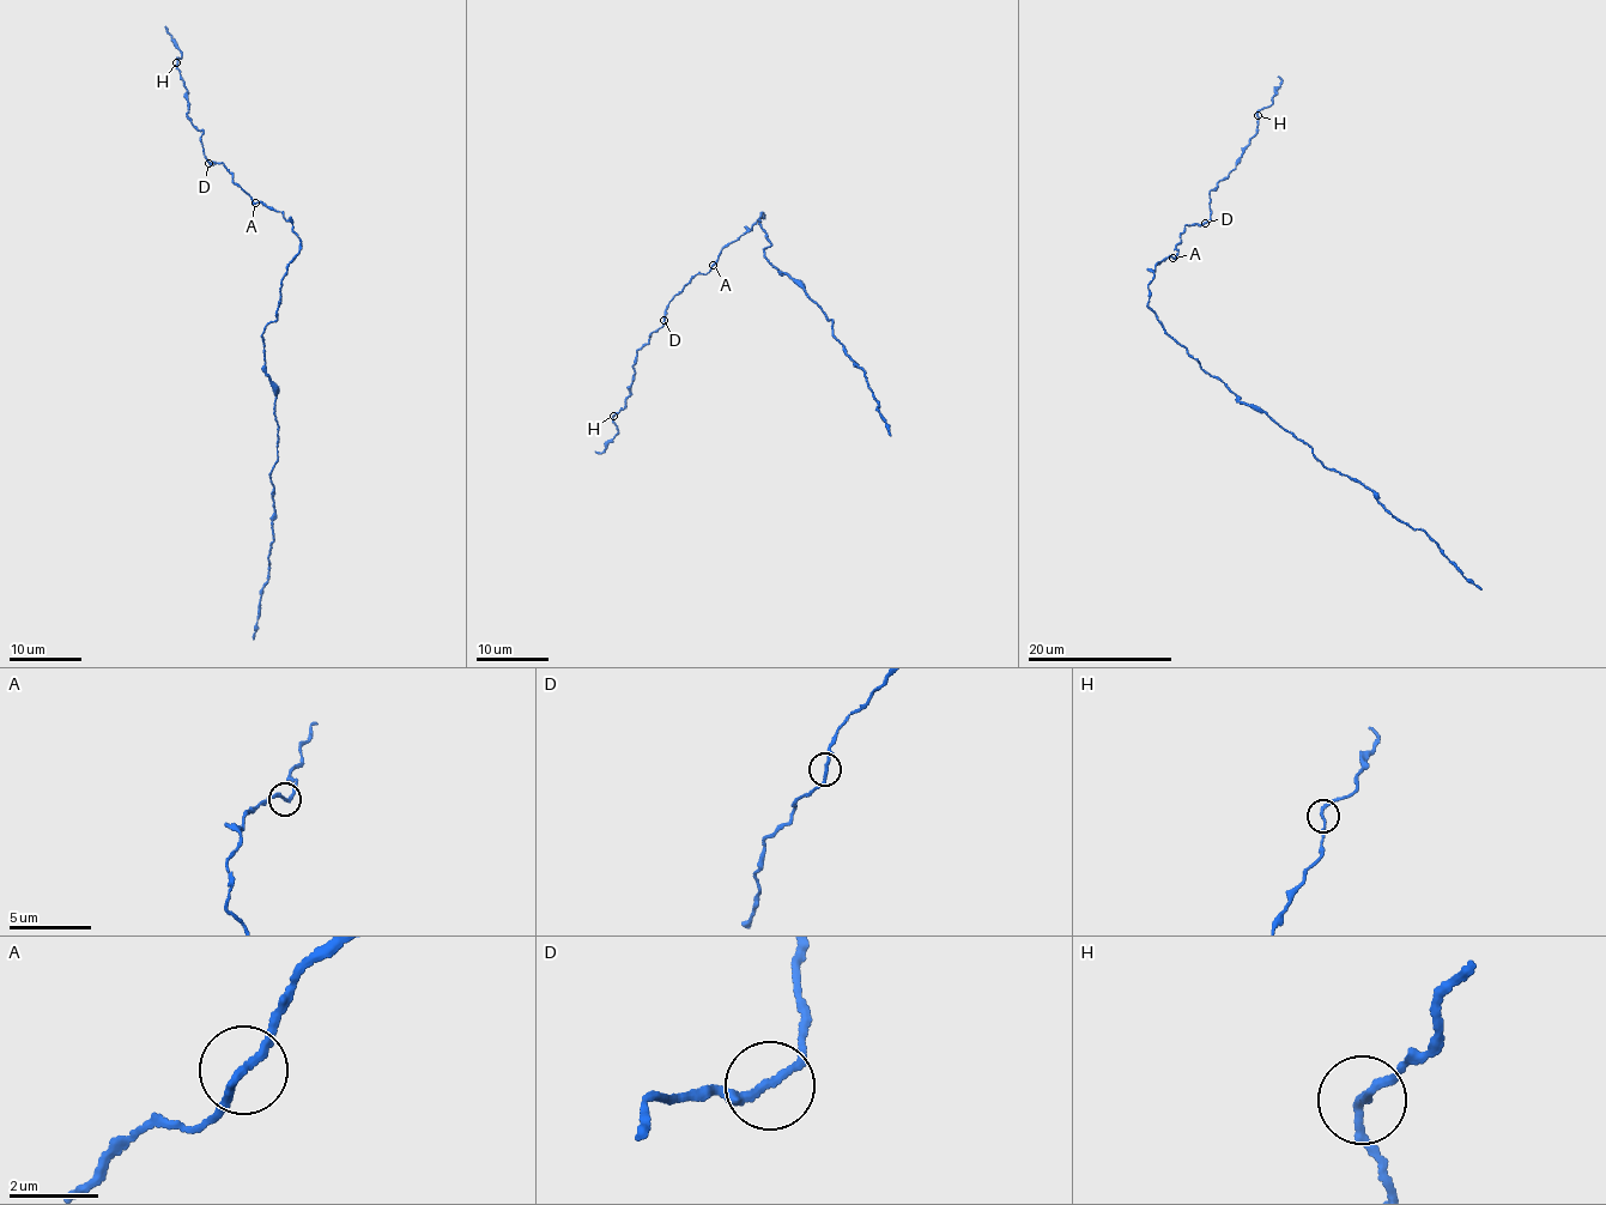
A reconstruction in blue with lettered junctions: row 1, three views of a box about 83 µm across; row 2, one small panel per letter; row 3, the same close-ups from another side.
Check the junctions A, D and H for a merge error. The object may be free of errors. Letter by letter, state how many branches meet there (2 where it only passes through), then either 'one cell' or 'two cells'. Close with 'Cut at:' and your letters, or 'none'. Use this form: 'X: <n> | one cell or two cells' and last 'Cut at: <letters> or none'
A: 2 | one cell
D: 2 | one cell
H: 2 | one cell
Cut at: none

